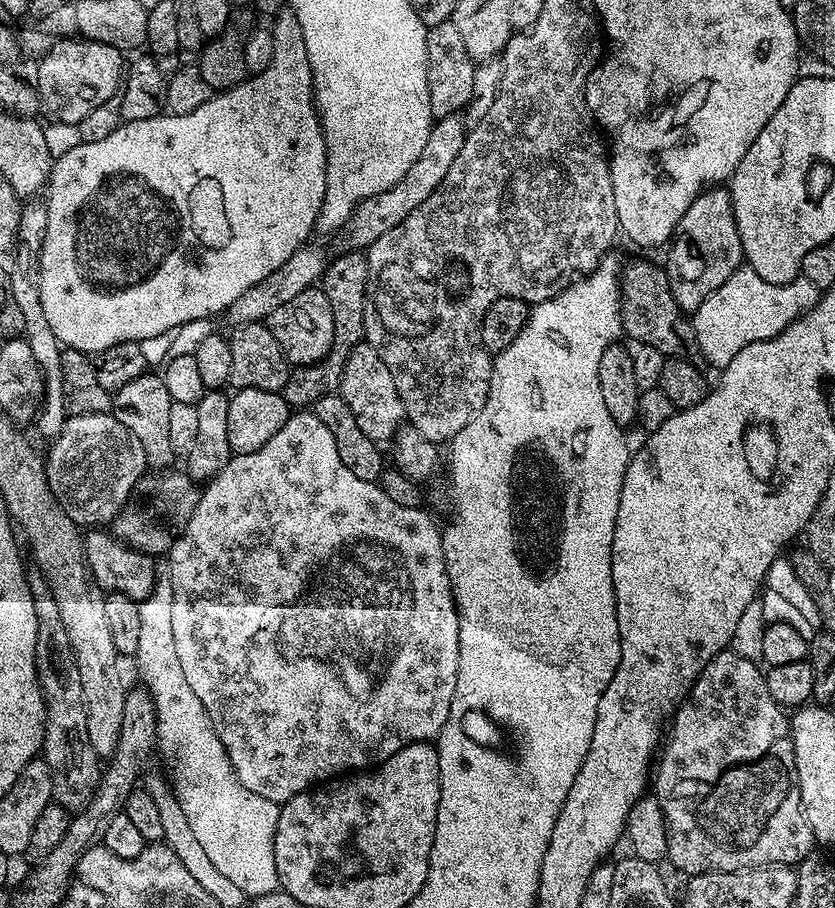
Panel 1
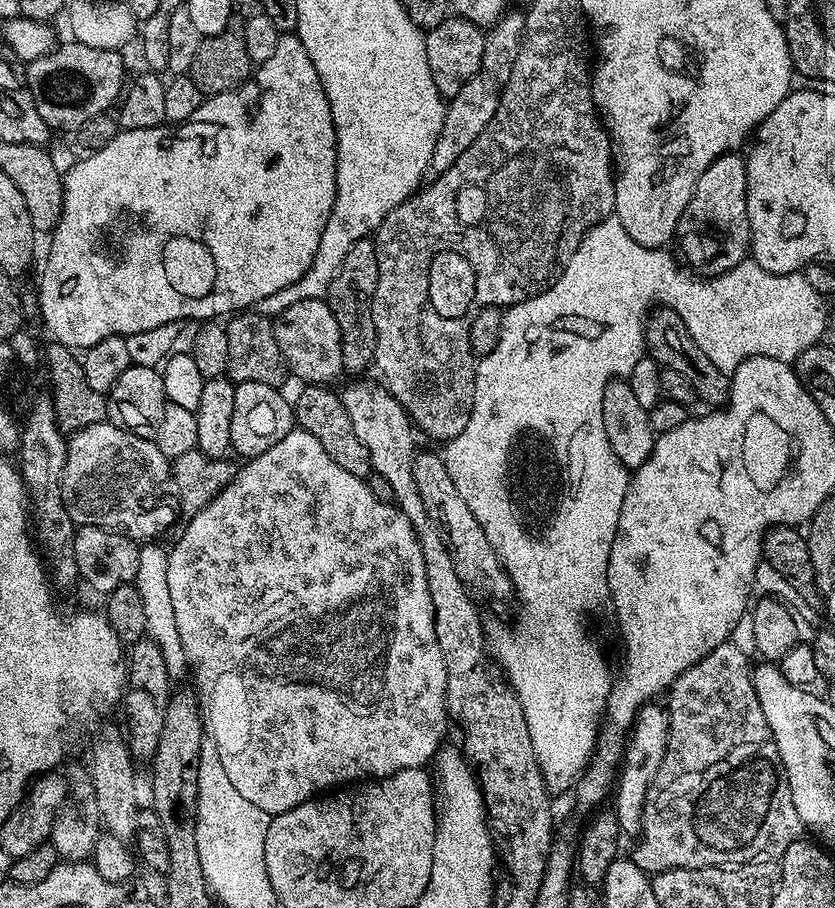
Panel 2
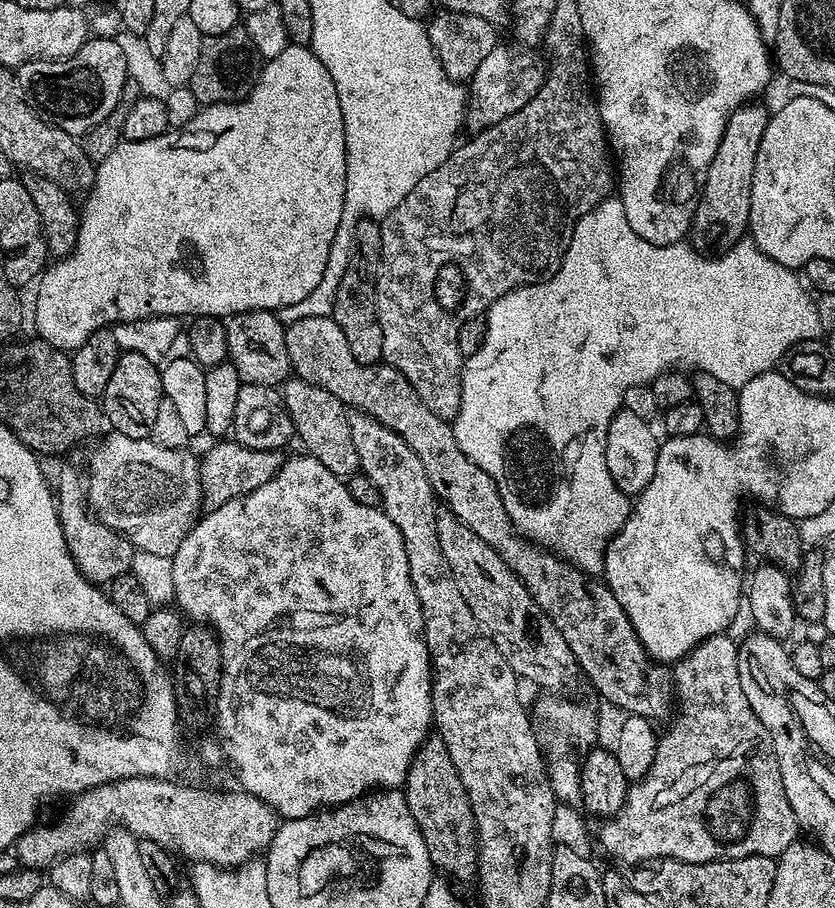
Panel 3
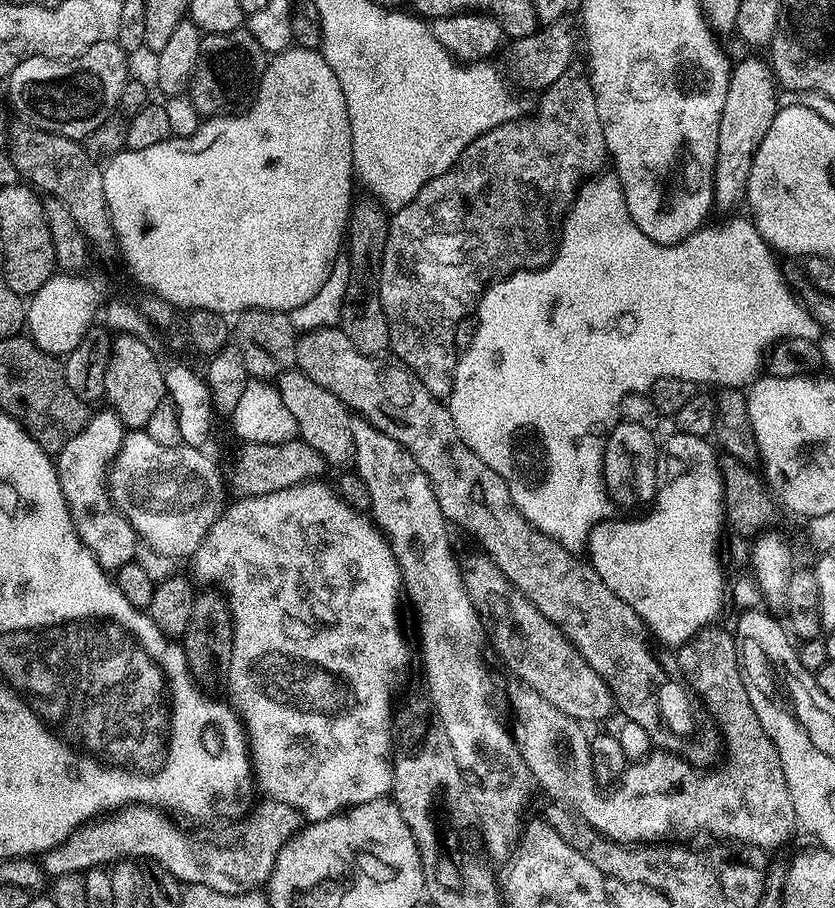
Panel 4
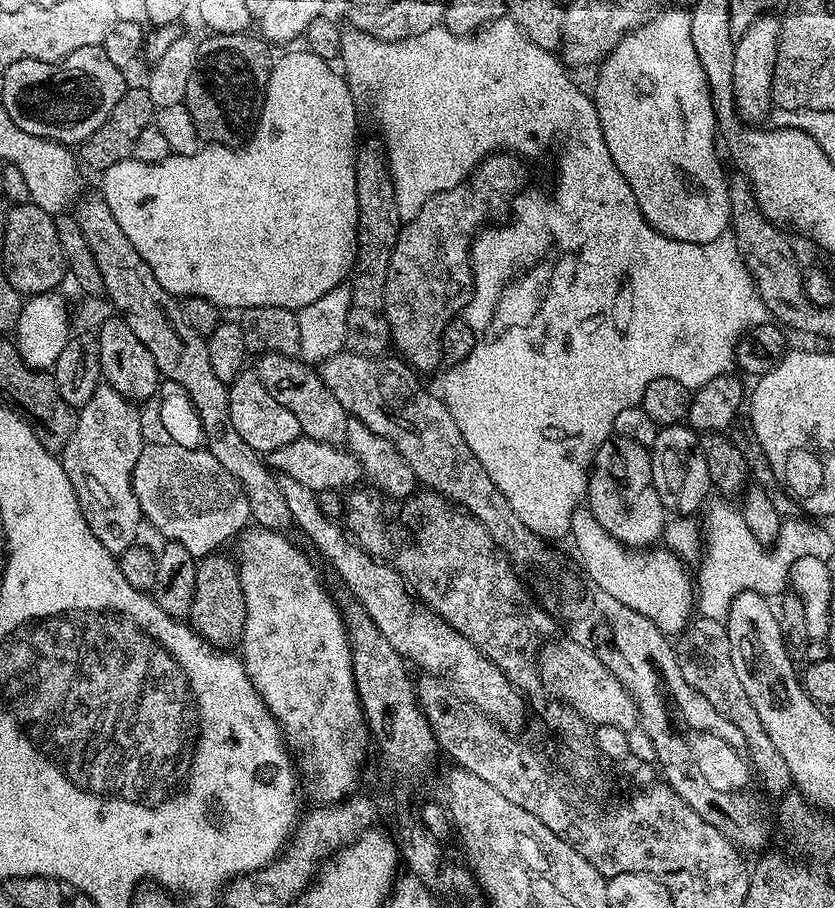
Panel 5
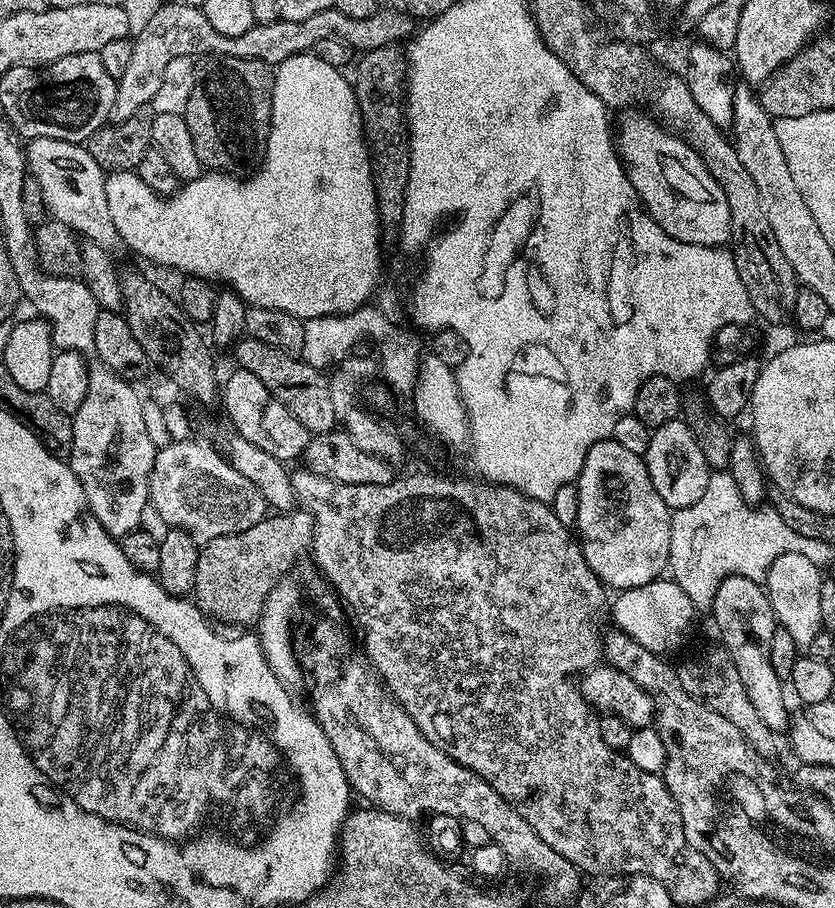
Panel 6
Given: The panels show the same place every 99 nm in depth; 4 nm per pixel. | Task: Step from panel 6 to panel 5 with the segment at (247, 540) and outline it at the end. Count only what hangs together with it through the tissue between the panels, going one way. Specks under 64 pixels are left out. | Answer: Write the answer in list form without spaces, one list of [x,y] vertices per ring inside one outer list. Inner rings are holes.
[[[215,552],[203,557],[195,572],[194,602],[187,619],[190,627],[198,632],[213,648],[232,650],[244,637],[246,626],[246,598],[242,594],[240,571],[237,561],[224,552]]]

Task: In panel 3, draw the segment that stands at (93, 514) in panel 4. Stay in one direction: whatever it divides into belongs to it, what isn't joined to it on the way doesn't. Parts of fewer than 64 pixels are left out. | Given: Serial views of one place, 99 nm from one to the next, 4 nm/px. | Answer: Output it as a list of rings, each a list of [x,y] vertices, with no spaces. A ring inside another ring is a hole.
[[[76,468],[61,470],[60,477],[54,480],[54,499],[62,522],[66,546],[81,574],[92,584],[108,586],[114,578],[132,571],[131,562],[137,551],[121,532],[107,528],[92,515],[86,503],[88,490],[81,469],[80,472]]]

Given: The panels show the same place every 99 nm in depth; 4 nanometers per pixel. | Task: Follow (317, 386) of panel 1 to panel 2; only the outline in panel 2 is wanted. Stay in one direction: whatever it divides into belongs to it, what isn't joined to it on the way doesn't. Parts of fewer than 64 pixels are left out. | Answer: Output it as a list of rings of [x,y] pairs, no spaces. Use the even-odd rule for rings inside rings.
[[[371,239],[359,240],[356,244],[351,245],[348,249],[348,256],[344,260],[339,261],[338,267],[340,268],[336,272],[336,277],[331,277],[328,280],[328,294],[326,297],[326,303],[330,306],[330,310],[334,314],[334,318],[338,322],[340,327],[340,341],[342,342],[342,362],[344,363],[344,372],[350,374],[350,372],[360,372],[356,374],[364,374],[367,368],[375,361],[376,358],[376,331],[374,330],[374,314],[372,313],[372,299],[374,298],[374,290],[378,286],[378,258],[376,257],[376,245]]]

